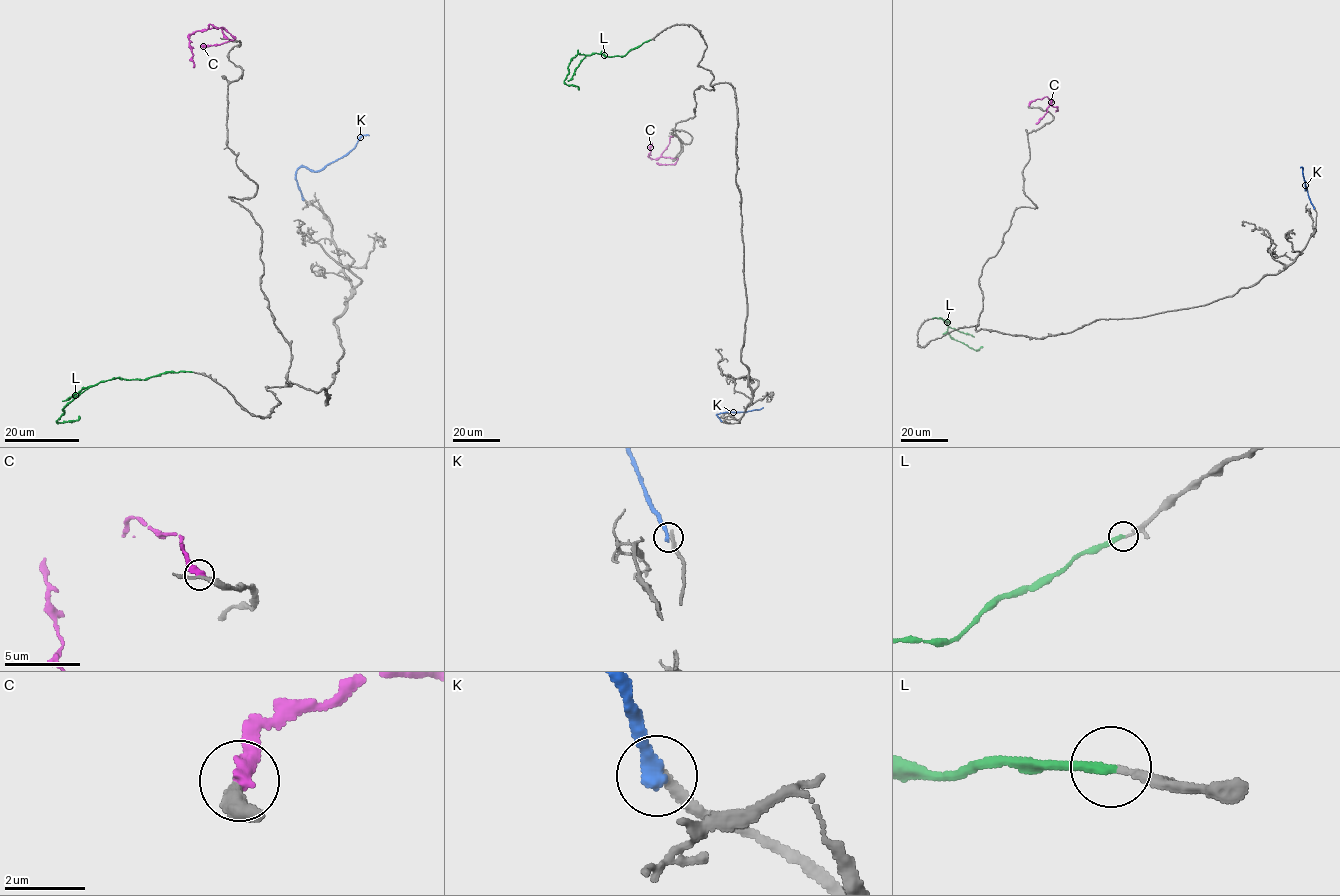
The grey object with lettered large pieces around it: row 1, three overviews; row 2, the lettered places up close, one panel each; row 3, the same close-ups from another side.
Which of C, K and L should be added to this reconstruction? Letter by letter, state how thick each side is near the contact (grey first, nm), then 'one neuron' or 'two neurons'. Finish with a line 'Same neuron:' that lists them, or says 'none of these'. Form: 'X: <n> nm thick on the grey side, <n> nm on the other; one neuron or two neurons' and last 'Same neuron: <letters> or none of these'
C: 220 nm thick on the grey side, 480 nm on the other; two neurons
K: 240 nm thick on the grey side, 340 nm on the other; two neurons
L: 180 nm thick on the grey side, 280 nm on the other; one neuron
Same neuron: L

